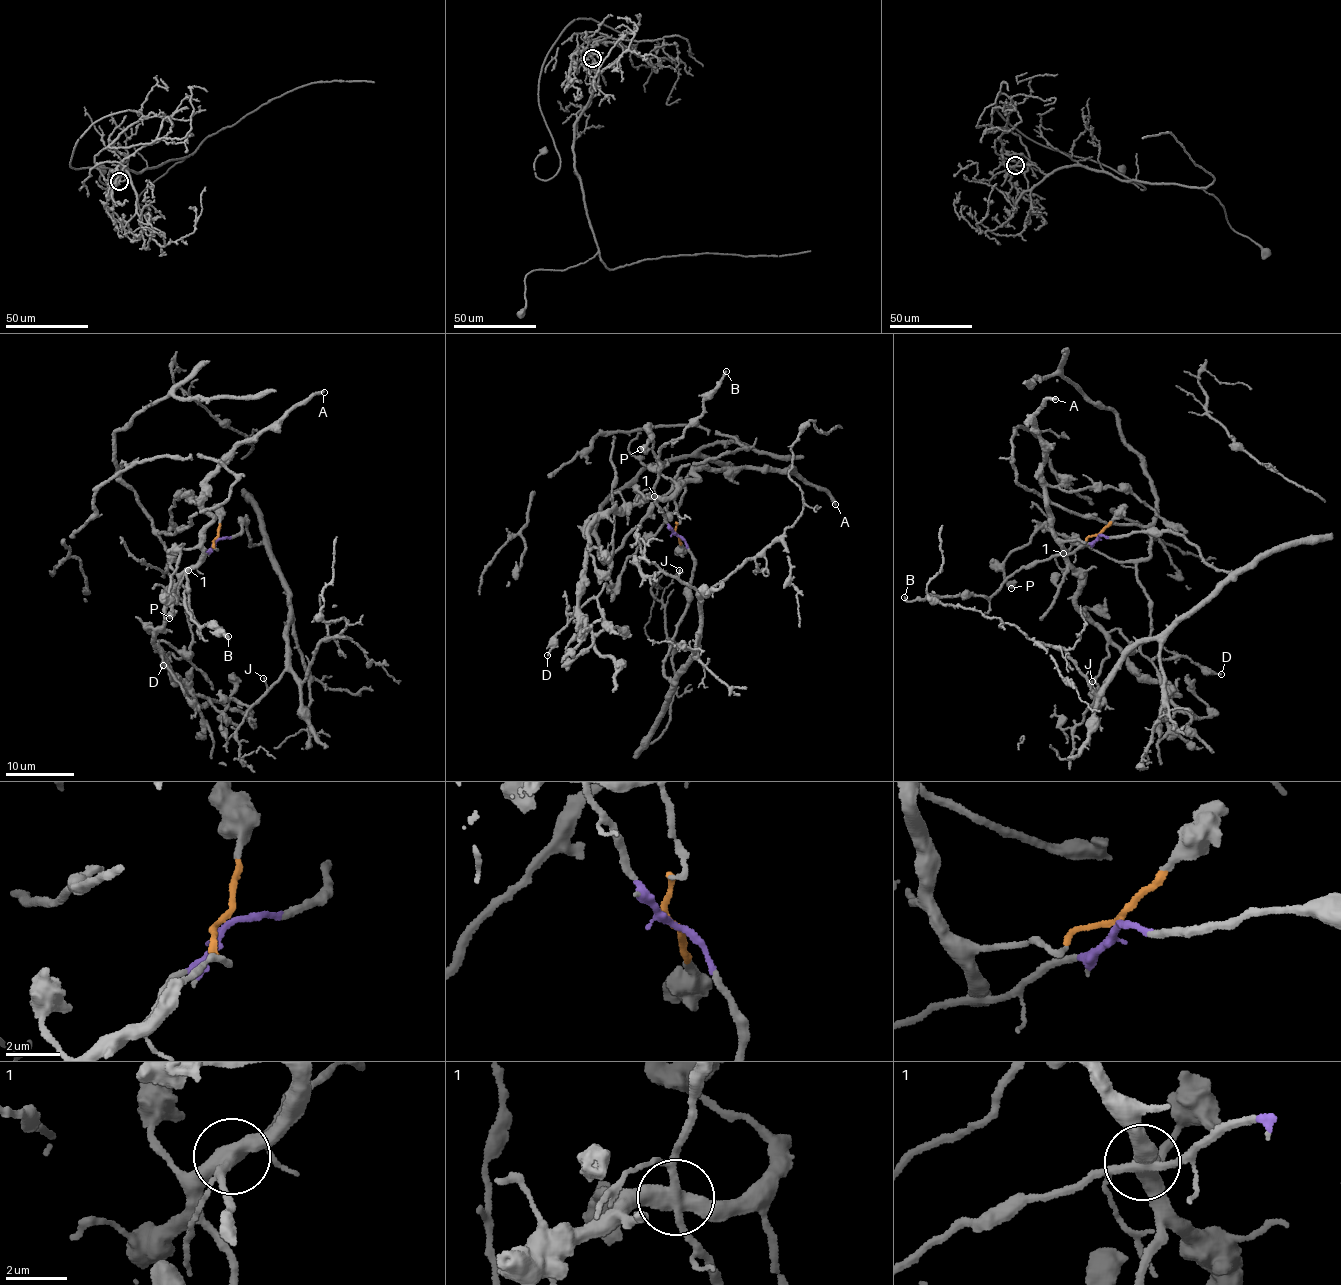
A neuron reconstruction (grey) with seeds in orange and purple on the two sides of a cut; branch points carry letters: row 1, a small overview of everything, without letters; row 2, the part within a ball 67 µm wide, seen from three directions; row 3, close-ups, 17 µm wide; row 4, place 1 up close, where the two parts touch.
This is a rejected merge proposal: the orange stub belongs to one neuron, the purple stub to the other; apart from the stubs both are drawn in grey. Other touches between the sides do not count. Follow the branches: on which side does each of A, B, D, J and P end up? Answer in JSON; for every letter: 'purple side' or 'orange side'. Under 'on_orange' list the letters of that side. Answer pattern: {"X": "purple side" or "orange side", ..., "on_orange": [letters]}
{"A": "orange side", "B": "purple side", "D": "orange side", "J": "purple side", "P": "orange side", "on_orange": ["A", "D", "P"]}

